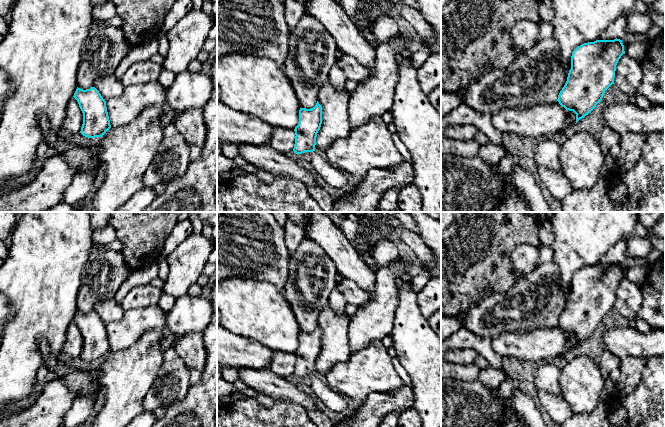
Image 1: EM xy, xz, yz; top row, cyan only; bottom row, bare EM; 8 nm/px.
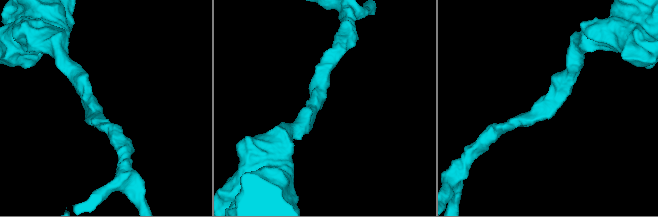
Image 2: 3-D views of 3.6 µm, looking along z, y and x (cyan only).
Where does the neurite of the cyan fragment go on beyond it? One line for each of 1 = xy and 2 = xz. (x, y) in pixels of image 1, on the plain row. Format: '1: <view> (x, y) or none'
1: none
2: none

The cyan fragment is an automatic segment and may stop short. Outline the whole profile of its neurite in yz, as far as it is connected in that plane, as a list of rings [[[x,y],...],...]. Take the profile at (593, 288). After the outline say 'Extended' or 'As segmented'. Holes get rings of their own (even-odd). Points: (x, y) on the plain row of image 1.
[[[596,264],[578,270],[571,280],[571,293],[557,325],[566,334],[576,338],[576,347],[596,331],[604,316],[614,308],[616,289],[625,278],[622,264]]]. As segmented

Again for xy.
[[[77,311],[73,321],[83,337],[80,357],[88,362],[101,362],[111,352],[106,325],[95,311],[86,314]]]. As segmented

